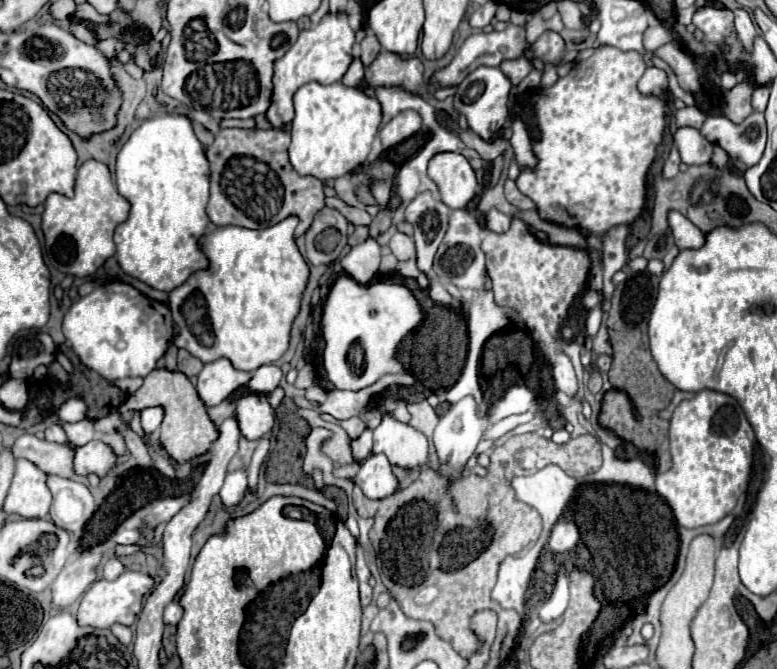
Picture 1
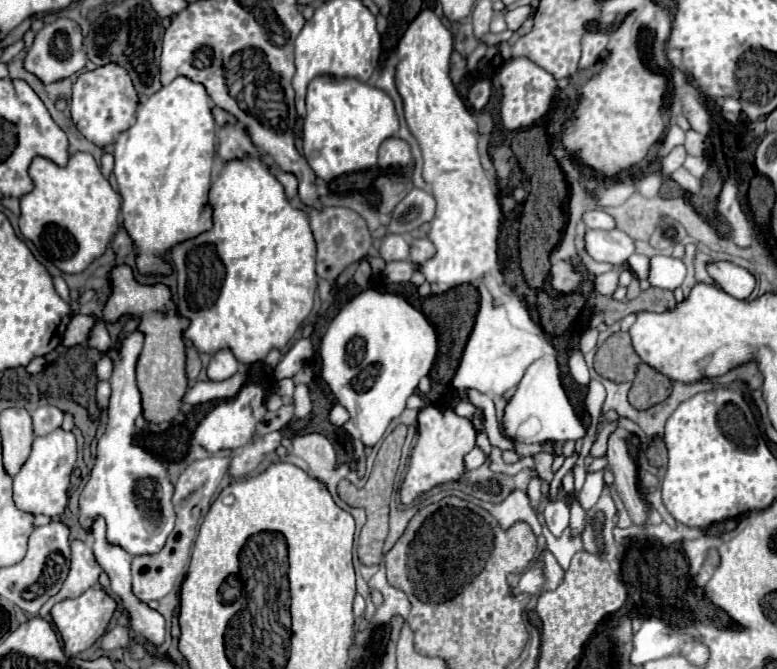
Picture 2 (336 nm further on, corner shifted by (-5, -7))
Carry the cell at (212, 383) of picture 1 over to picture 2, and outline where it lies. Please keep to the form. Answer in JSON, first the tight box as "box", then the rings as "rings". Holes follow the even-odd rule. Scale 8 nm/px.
{"box":[207,349,239,381],"rings":[[[223,349],[213,355],[209,367],[207,367],[207,377],[211,381],[225,381],[233,377],[239,371],[239,361],[233,357],[229,349]]]}

